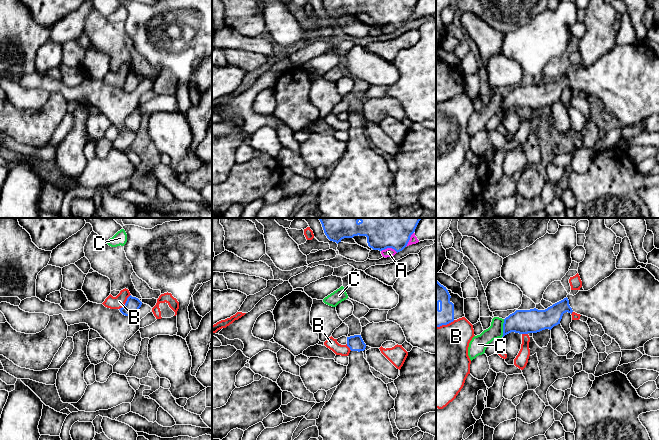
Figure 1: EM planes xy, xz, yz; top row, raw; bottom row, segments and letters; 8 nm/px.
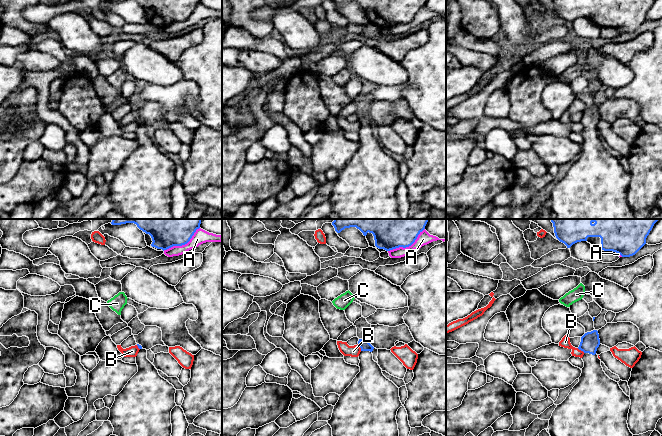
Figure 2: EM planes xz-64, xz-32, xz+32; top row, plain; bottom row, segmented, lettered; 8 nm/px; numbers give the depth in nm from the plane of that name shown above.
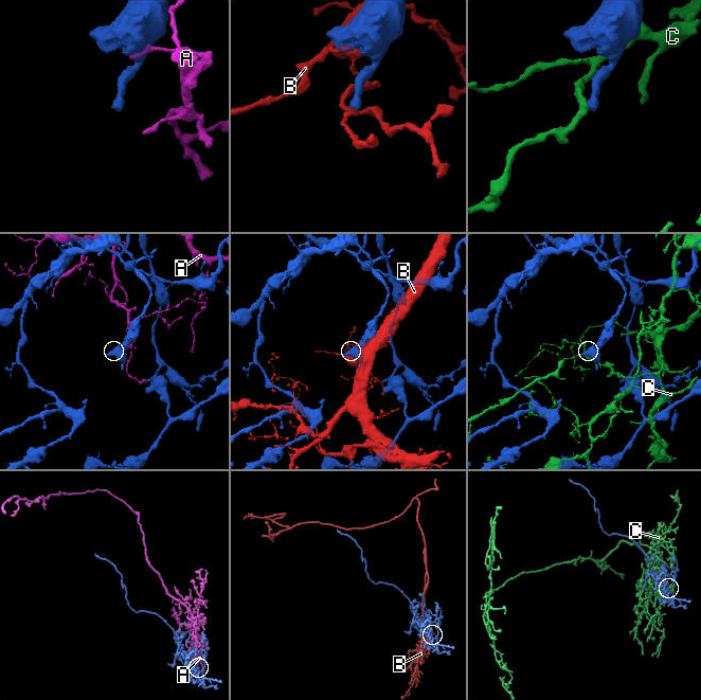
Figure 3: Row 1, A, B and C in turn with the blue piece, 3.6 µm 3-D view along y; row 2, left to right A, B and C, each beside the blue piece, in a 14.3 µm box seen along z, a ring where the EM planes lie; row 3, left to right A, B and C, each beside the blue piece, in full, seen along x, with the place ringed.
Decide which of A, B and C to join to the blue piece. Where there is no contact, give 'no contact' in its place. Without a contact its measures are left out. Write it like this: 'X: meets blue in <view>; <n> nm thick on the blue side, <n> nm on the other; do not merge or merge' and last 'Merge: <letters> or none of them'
A: meets blue in xz; 460 nm thick on the blue side, 70 nm on the other; do not merge
B: meets blue in xy; 120 nm thick on the blue side, 100 nm on the other; do not merge
C: meets blue in yz; 190 nm thick on the blue side, 140 nm on the other; do not merge
Merge: none of them

